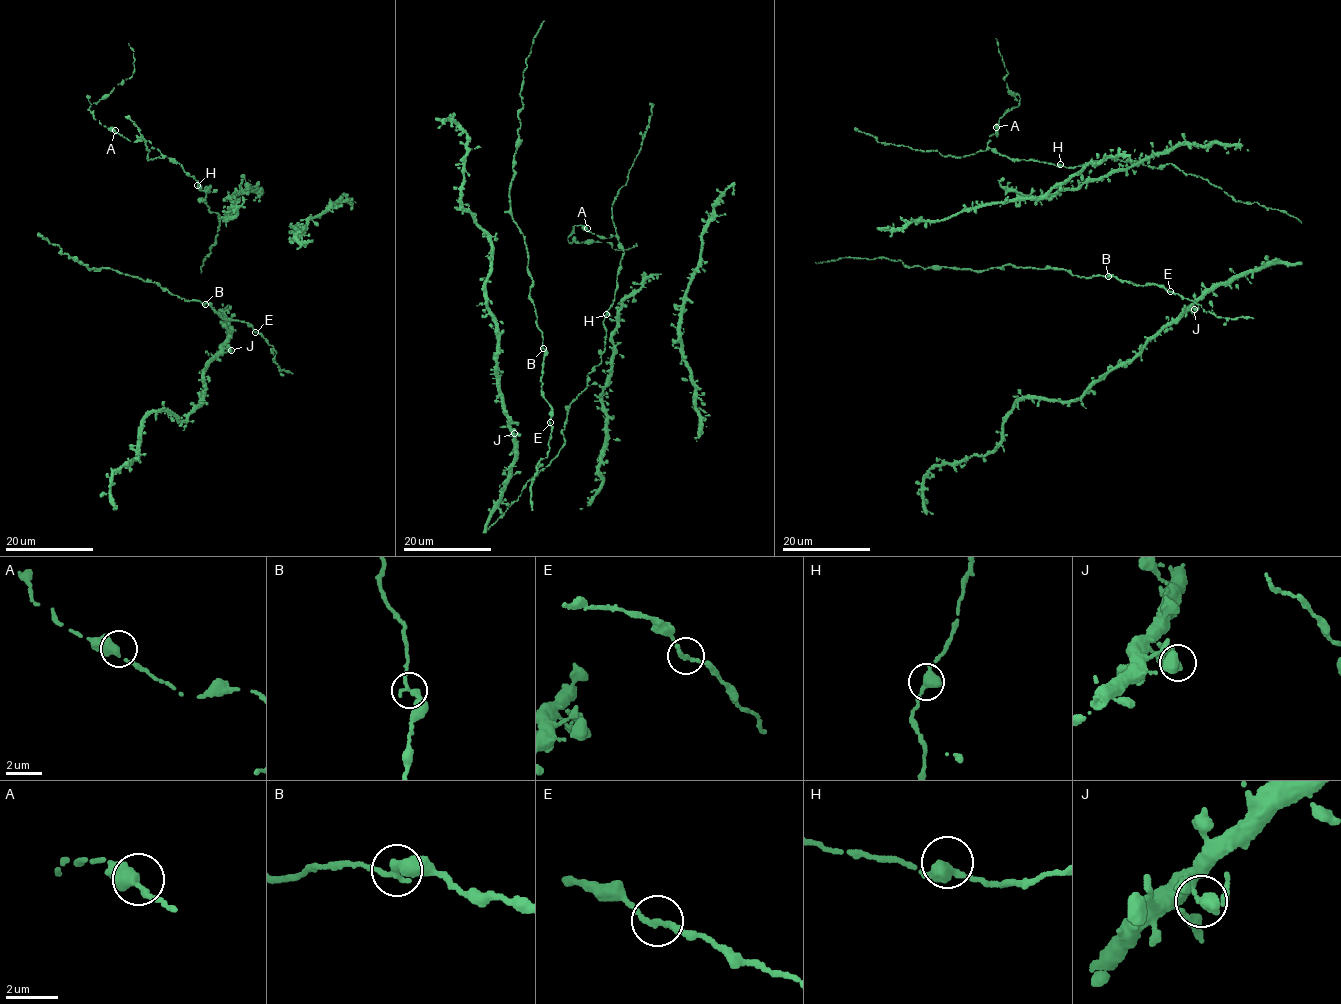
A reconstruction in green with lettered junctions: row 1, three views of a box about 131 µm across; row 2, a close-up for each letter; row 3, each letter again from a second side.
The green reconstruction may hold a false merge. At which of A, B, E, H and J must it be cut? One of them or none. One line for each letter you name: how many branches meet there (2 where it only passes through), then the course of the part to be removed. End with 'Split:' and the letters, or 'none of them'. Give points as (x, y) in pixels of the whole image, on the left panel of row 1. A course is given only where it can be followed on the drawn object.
Split: none of them

